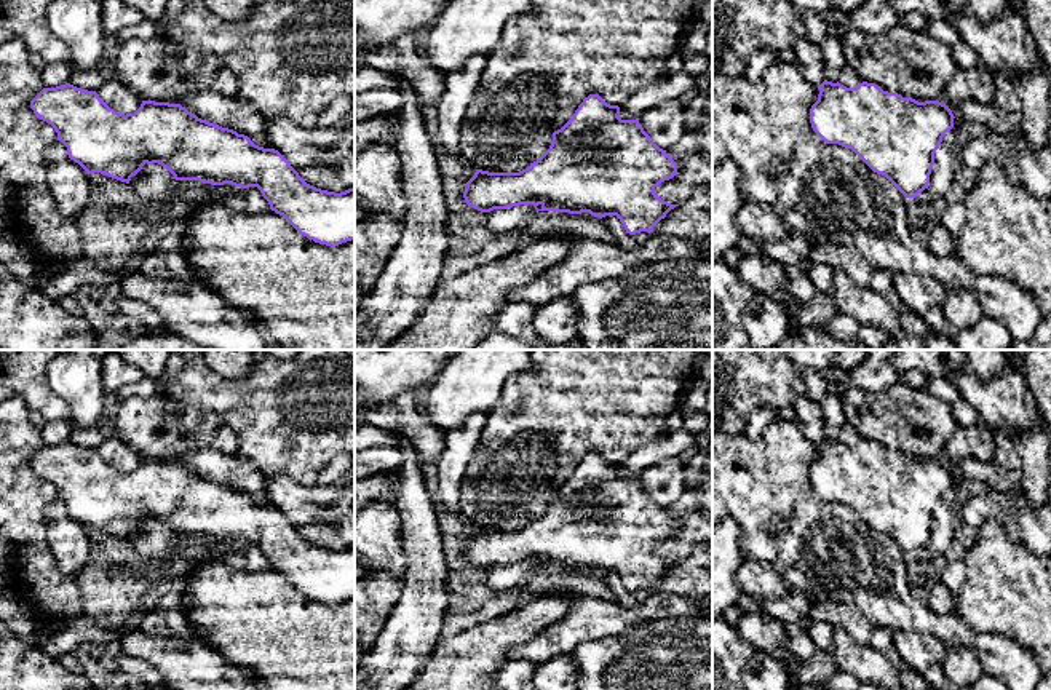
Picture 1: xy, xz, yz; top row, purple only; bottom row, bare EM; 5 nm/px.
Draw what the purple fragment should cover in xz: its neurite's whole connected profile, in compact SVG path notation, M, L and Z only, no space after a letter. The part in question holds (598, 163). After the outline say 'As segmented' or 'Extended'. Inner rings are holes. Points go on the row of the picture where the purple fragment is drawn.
M589 94L578 105L572 118L553 133L549 149L526 169L519 172L489 172L476 169L466 182L463 198L468 206L490 212L494 209L508 209L519 204L533 204L537 211L557 211L569 214L589 212L594 217L617 216L626 233L653 232L653 227L679 204L661 200L655 188L676 176L677 163L660 149L644 131L639 118L621 120L620 107L607 104L599 94Z. As segmented

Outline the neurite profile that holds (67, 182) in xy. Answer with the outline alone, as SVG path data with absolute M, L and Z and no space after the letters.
M56 141L43 153L48 192L54 198L59 214L73 219L86 206L89 196L89 174L69 158L67 147Z

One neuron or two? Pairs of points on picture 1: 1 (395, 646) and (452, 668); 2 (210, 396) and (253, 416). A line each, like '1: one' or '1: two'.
1: two
2: one

